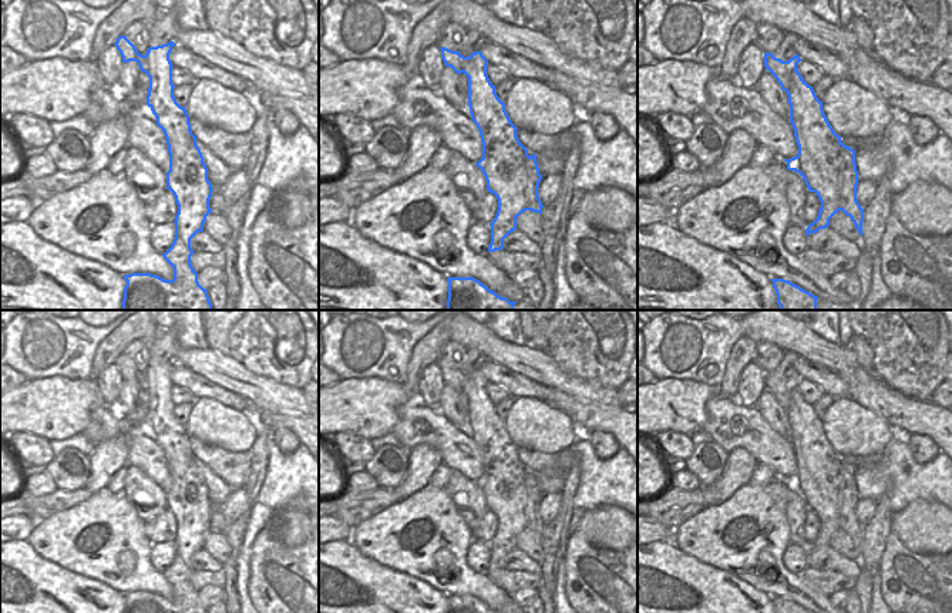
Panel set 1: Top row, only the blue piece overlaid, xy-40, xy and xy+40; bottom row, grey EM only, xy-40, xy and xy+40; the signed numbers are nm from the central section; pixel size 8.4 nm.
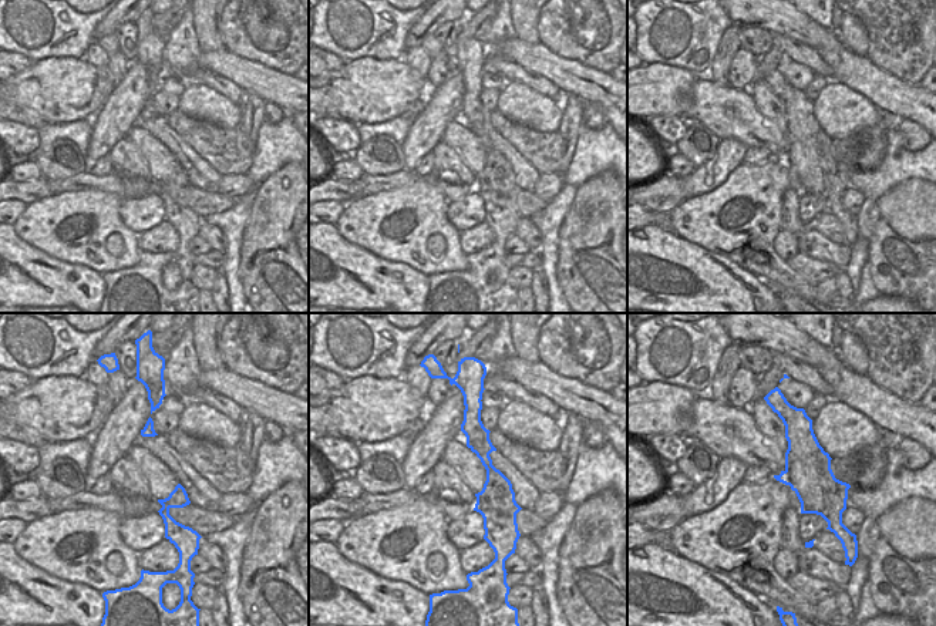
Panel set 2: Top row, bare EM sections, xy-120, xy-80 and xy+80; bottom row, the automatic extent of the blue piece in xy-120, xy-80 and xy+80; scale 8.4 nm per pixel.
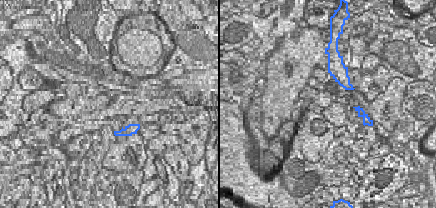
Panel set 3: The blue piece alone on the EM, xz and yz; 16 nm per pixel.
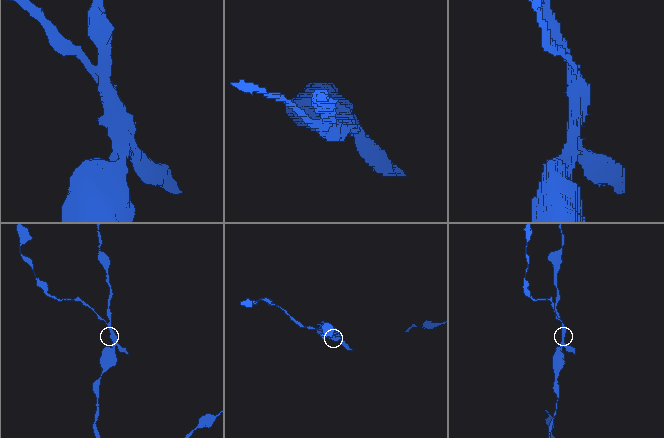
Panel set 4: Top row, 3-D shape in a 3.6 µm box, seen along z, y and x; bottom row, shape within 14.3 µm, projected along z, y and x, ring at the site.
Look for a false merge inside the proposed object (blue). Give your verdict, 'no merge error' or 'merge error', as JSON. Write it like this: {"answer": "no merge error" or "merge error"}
{"answer": "merge error"}

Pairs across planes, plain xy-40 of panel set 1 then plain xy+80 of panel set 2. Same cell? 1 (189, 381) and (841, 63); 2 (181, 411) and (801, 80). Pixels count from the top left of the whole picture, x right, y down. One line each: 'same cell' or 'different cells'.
1: different cells
2: different cells

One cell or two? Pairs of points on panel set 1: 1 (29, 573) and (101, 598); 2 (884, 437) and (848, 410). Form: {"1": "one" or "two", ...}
{"1": "one", "2": "one"}

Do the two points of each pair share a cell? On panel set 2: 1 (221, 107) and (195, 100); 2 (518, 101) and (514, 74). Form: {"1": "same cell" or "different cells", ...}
{"1": "same cell", "2": "different cells"}

